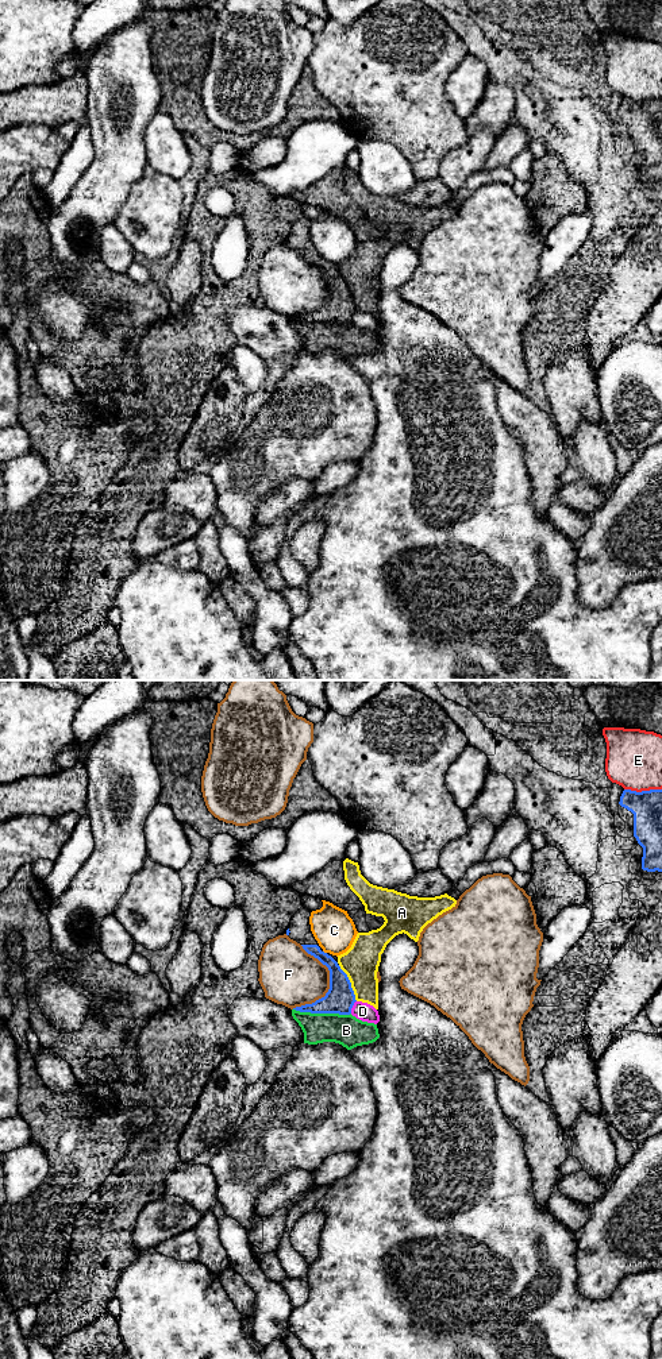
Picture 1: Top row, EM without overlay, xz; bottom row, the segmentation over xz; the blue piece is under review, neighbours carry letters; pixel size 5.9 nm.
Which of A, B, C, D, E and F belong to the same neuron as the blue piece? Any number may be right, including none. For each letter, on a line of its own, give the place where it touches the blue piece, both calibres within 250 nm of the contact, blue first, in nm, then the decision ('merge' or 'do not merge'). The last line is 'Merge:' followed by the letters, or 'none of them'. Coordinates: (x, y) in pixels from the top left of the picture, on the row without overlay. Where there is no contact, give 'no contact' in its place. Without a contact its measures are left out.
A: xz (350, 292) | 170/220 nm | do not merge
B: xz (322, 321) | 170/190 nm | do not merge
C: xz (323, 261) | 130/240 nm | do not merge
D: xz (351, 316) | 170/110 nm | do not merge
E: xz (643, 100) | 190/340 nm | do not merge
F: xz (330, 293) | 170/340 nm | do not merge
Merge: none of them

